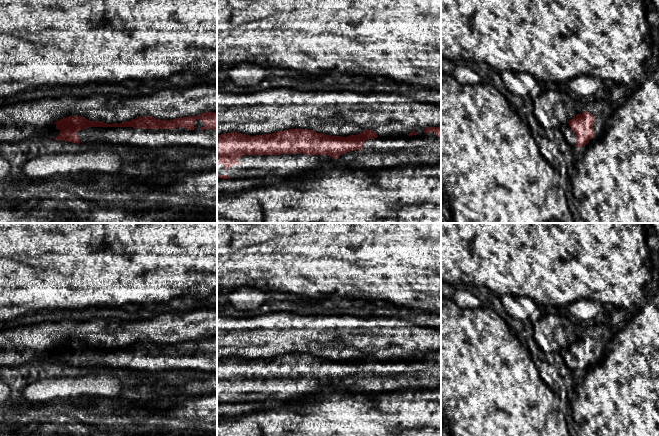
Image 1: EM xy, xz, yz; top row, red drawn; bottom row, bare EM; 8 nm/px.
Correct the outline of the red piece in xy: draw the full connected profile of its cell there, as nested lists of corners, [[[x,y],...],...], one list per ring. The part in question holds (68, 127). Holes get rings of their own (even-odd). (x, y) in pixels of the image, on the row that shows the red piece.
[[[217,111],[173,120],[136,117],[120,124],[69,116],[53,124],[60,131],[53,139],[76,144],[101,142],[151,148],[173,145],[217,147]]]

